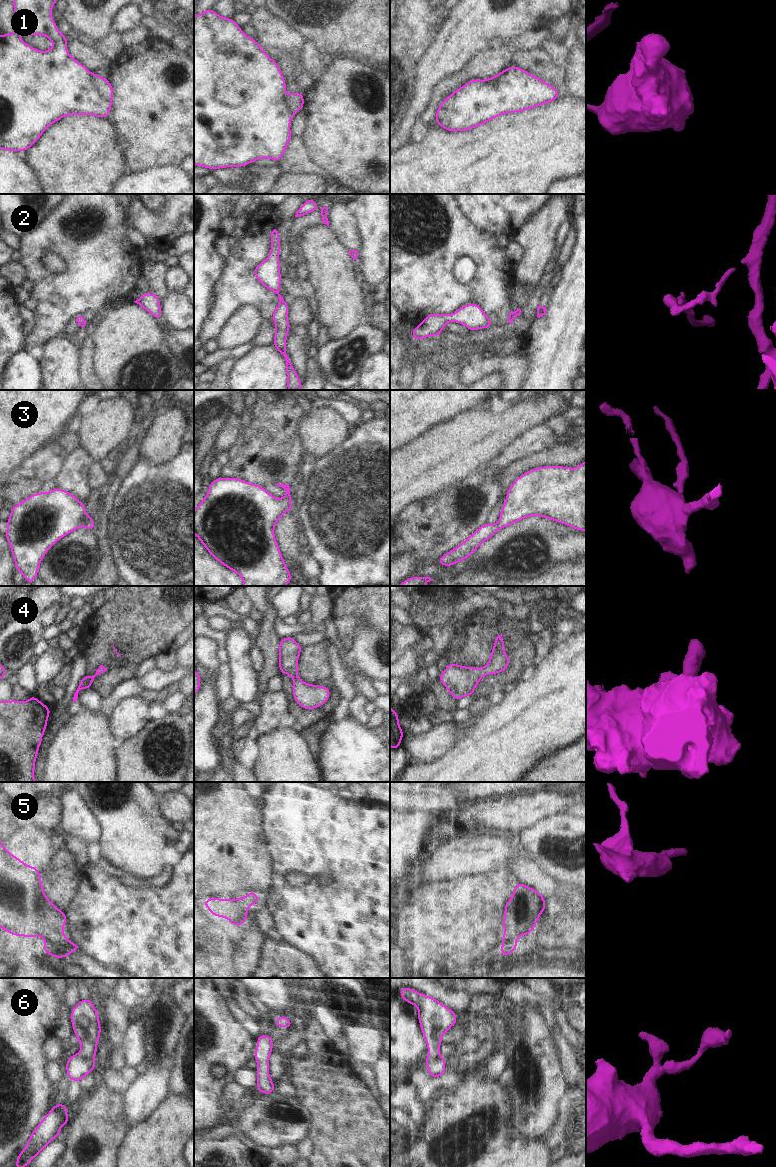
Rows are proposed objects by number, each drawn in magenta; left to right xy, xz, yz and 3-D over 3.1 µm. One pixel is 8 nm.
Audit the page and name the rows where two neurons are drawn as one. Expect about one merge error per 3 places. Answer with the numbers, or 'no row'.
1

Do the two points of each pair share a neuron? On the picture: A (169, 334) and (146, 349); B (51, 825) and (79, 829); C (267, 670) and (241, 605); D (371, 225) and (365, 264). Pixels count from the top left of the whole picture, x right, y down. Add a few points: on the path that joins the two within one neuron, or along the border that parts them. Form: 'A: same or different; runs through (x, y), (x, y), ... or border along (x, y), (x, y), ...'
A: different; border along (155, 319), (163, 332), (166, 345), (175, 358)
B: different; border along (63, 803), (63, 821), (58, 833)
C: different; border along (245, 596), (253, 607)
D: same; runs through (371, 235), (371, 254)

